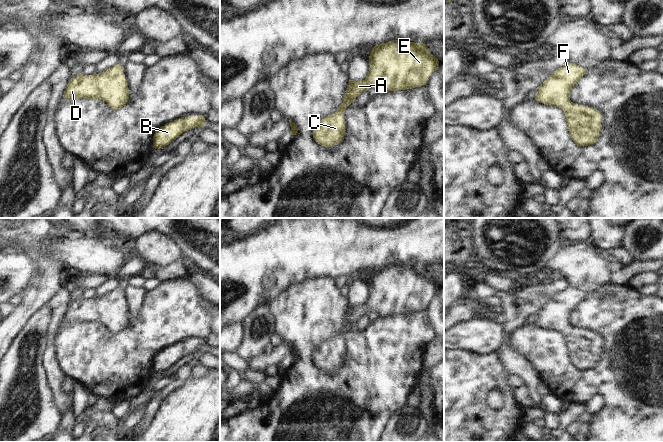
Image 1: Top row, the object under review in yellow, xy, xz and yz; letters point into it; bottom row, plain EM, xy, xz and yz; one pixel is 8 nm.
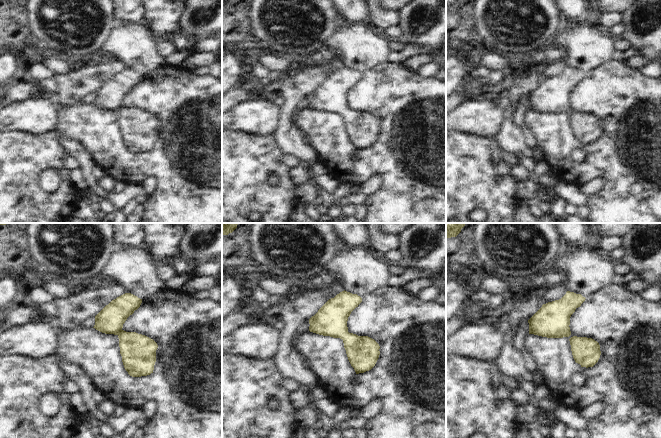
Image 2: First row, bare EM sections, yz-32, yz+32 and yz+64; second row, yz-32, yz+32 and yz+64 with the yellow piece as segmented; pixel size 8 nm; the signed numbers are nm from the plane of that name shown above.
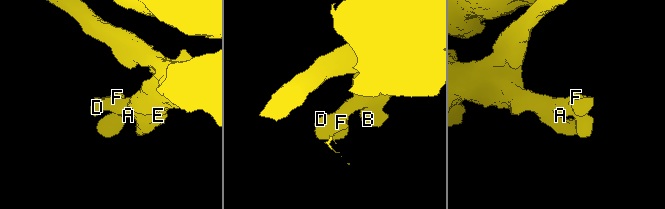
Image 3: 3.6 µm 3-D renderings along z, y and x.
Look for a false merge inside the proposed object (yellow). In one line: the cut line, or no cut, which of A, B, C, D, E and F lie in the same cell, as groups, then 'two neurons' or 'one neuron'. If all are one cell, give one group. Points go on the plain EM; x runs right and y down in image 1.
no cut | A B C D E F | one neuron

